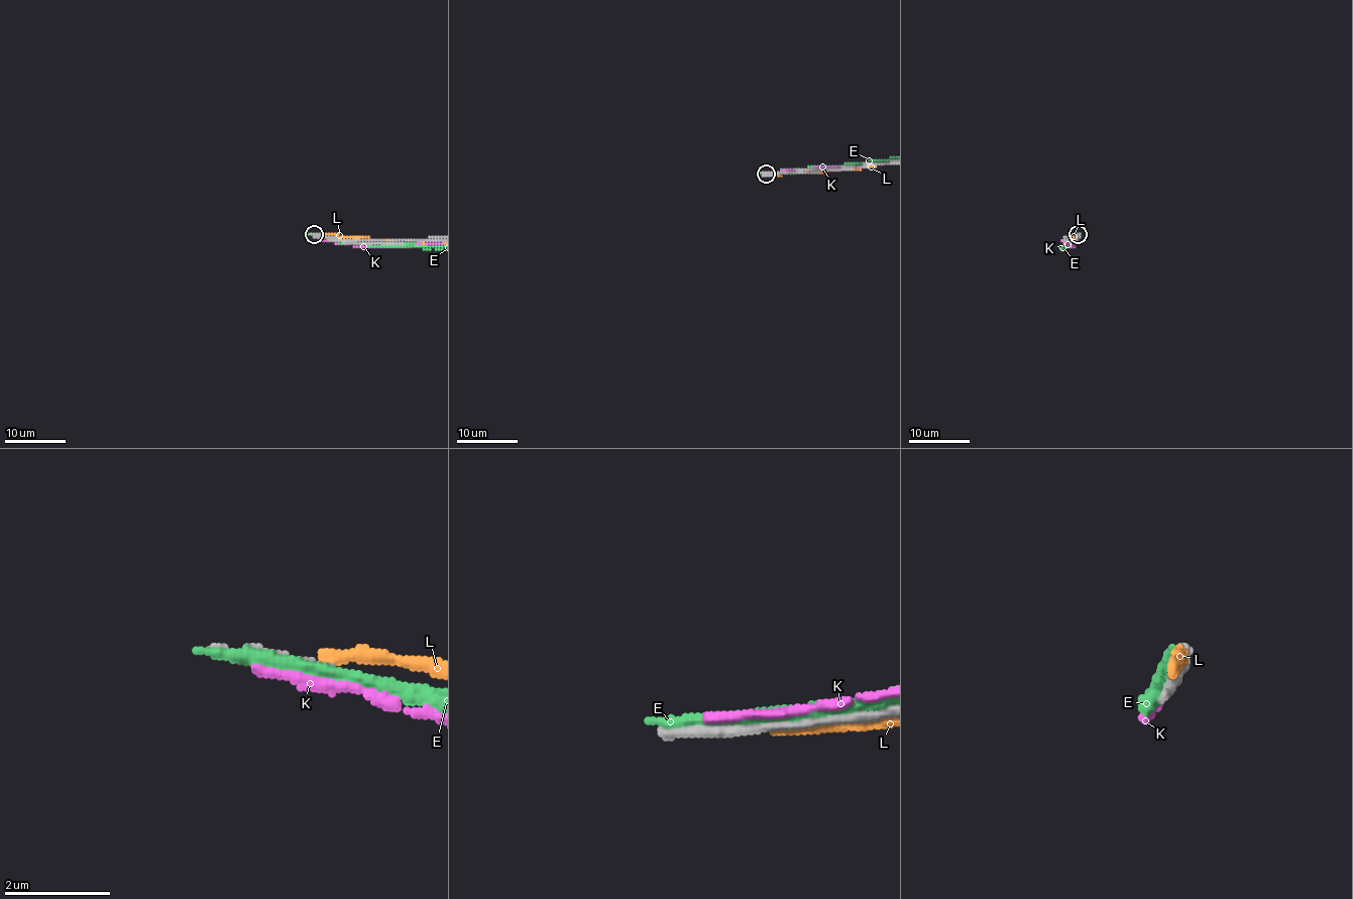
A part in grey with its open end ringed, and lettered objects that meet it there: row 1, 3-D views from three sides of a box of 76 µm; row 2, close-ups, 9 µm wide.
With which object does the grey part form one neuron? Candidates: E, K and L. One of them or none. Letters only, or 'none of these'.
none of these

